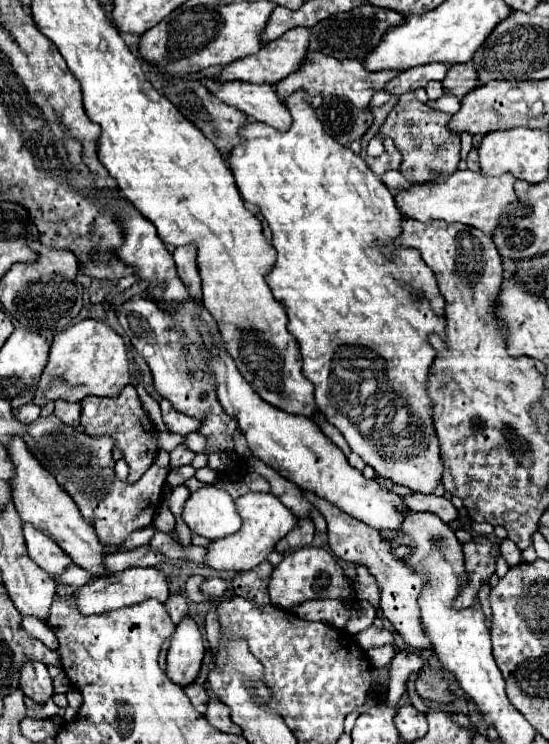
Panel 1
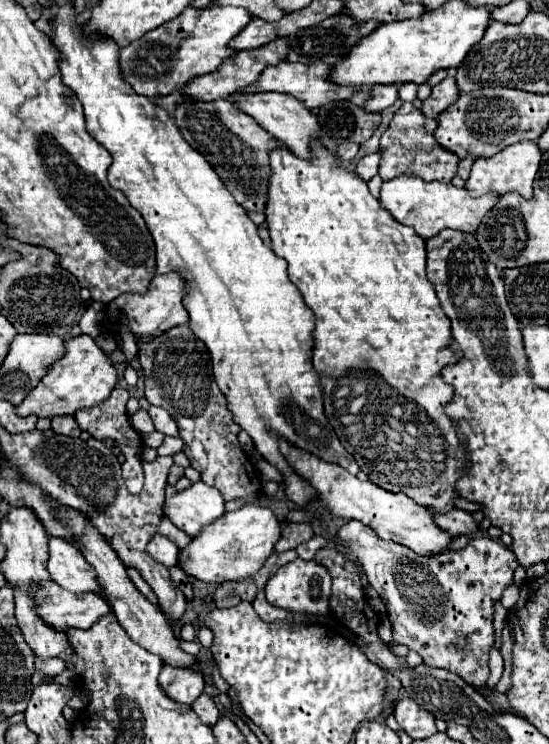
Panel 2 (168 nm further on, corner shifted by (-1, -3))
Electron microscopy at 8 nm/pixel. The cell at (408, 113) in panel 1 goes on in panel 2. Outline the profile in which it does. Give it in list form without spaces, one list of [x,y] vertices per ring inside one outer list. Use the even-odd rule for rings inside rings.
[[[405,101],[401,109],[393,115],[387,131],[381,137],[381,151],[383,159],[379,165],[379,175],[389,181],[393,177],[401,175],[413,175],[421,177],[423,181],[441,181],[449,183],[453,175],[457,173],[457,163],[459,157],[453,151],[445,151],[433,137],[437,129],[437,119],[429,119],[417,109],[413,103]]]

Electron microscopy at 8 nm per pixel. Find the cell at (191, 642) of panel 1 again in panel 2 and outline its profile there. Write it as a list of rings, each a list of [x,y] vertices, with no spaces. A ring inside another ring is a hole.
[[[165,665],[159,675],[159,685],[171,699],[191,705],[203,693],[203,675],[193,667]]]

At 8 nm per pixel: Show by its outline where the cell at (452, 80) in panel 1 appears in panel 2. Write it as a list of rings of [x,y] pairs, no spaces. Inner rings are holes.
[[[447,75],[445,81],[441,81],[439,85],[433,87],[433,93],[429,99],[423,101],[421,111],[427,117],[439,117],[439,113],[443,113],[449,105],[453,105],[459,99],[459,89],[457,89],[457,81],[453,75]]]

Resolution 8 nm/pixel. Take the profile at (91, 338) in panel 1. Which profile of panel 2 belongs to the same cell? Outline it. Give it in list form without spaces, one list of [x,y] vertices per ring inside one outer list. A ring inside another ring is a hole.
[[[77,335],[65,341],[65,355],[49,365],[41,383],[25,397],[21,407],[17,407],[19,415],[37,415],[37,417],[55,417],[55,415],[73,415],[77,409],[95,407],[105,401],[119,381],[119,373],[109,359],[109,355],[97,347],[93,337]]]

